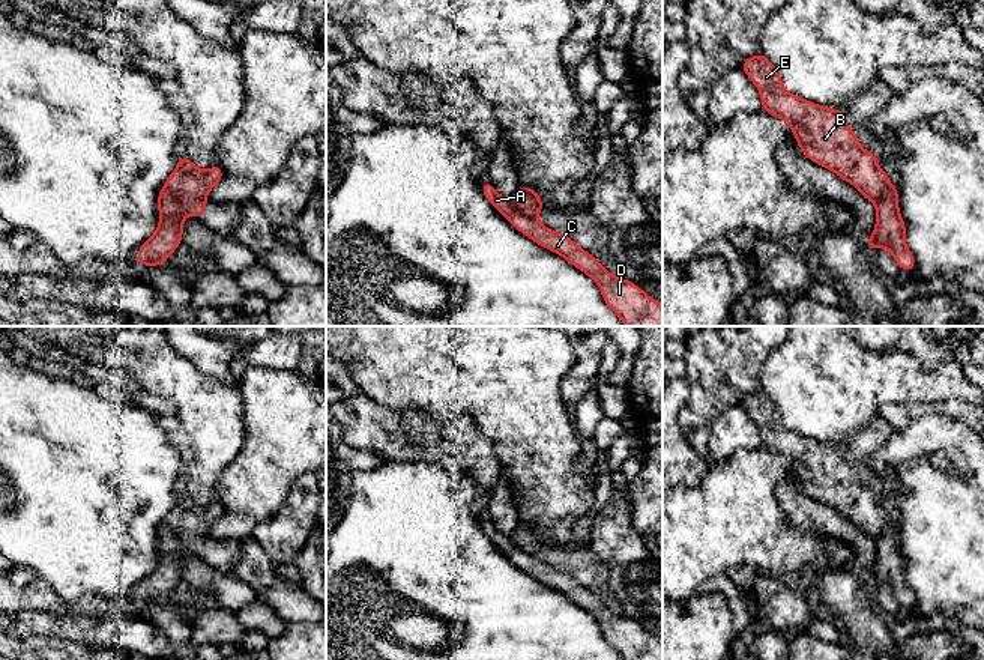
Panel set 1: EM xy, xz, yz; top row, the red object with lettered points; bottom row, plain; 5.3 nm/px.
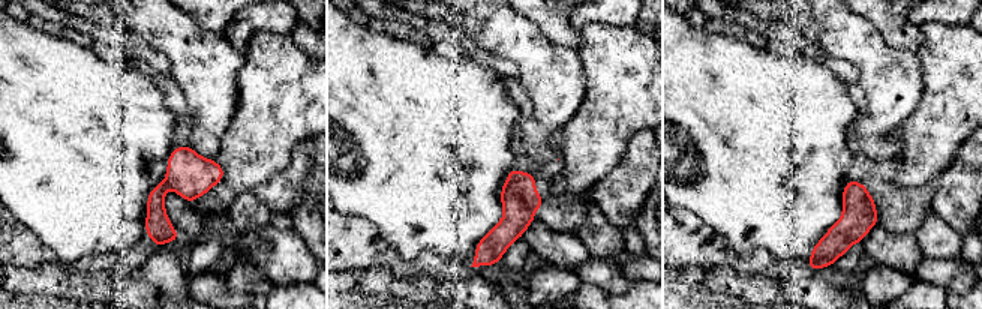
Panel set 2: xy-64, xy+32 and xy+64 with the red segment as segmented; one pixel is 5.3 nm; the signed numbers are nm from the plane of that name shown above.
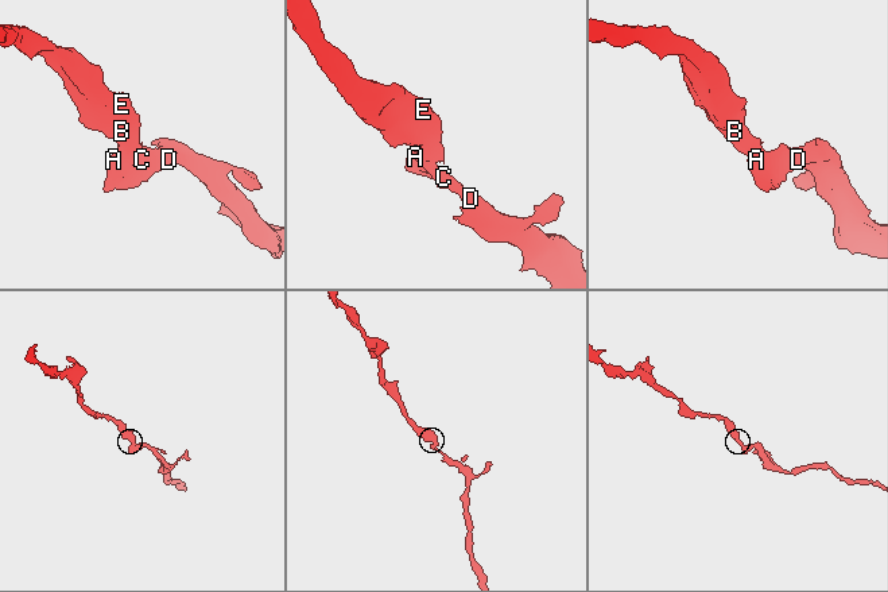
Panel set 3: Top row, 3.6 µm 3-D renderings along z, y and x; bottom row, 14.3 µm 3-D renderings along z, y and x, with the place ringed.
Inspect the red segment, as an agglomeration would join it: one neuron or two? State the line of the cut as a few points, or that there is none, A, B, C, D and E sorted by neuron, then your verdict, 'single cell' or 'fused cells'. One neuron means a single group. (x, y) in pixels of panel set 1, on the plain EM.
cut in xy along (164, 522), (187, 549); A C D / B E; fused cells

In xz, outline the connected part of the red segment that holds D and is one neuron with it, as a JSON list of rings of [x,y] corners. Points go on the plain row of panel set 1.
[[[488,519],[481,520],[485,535],[524,573],[535,580],[562,592],[577,606],[590,613],[601,627],[602,636],[623,660],[663,660],[663,643],[634,619],[617,615],[592,591],[580,585],[568,573],[557,570],[535,555],[517,547],[511,537],[502,534]]]

